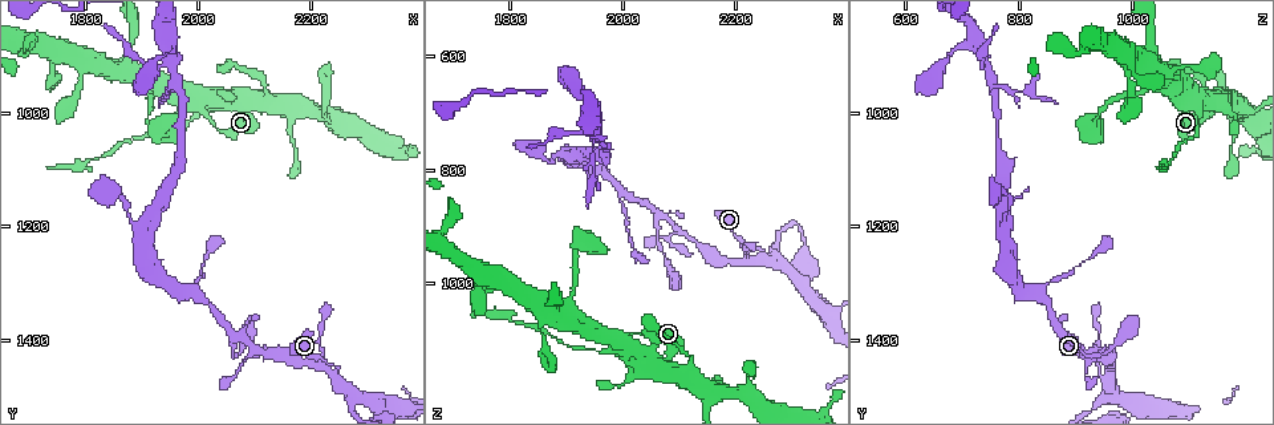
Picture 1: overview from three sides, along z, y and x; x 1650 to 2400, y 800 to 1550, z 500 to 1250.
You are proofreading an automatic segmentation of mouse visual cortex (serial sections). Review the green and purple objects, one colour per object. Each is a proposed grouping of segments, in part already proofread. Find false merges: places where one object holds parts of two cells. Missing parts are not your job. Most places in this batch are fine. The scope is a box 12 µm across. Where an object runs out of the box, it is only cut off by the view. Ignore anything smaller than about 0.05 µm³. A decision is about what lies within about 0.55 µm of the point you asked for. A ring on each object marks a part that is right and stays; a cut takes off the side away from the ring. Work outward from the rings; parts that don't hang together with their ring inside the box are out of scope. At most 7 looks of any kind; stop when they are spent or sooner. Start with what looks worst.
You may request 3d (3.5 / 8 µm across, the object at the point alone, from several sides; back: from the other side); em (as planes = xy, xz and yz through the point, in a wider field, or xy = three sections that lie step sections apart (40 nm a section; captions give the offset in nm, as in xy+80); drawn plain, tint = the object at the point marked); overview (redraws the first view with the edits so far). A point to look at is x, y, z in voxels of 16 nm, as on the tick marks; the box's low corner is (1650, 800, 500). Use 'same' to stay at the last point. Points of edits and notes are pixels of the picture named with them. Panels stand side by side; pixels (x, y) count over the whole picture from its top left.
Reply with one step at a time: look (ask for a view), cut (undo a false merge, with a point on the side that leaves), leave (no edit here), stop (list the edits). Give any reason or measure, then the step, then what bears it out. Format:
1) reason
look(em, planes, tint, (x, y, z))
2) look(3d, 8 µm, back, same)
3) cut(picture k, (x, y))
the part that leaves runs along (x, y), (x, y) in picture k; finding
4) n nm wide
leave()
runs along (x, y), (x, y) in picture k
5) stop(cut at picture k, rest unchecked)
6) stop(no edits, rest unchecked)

four-way junction
look(3d, 3.5 µm, (2250, 1470, 950))

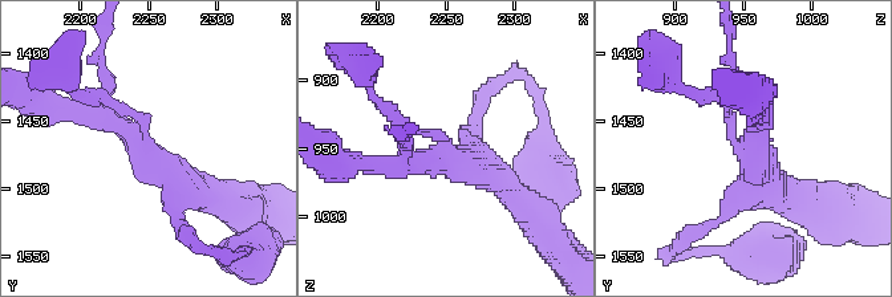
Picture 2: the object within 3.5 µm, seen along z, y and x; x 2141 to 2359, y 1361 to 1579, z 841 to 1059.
4 arms; arms of 100, 250, 250, 350 nm
look(em, xy, step 3, tint, (2246, 1468, 954))

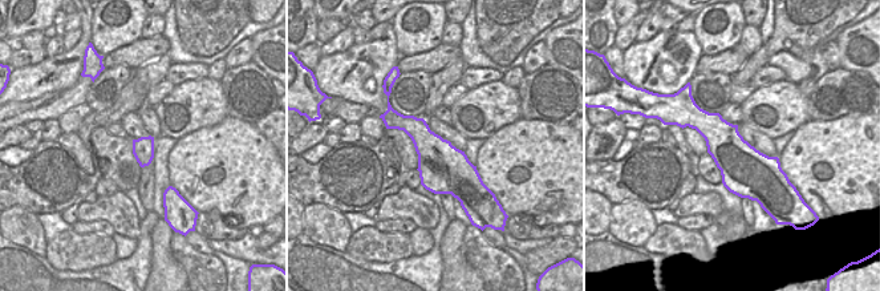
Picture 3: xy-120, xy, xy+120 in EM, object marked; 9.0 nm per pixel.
leave()
runs along (398, 119), (444, 139), (444, 153), (371, 163) in picture 2; all the same cell

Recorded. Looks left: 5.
a narrow waist
look(3d, 3.5 µm, (1935, 1025, 1115))

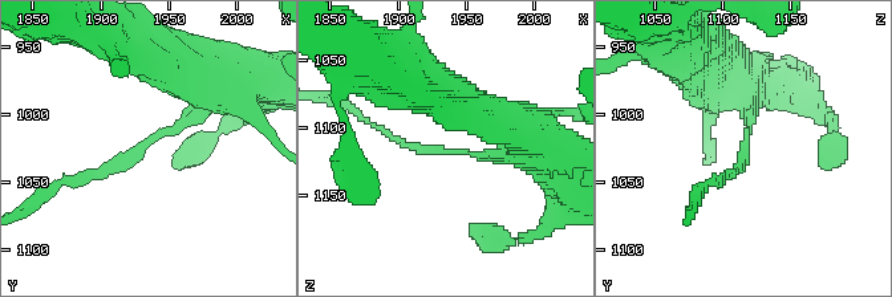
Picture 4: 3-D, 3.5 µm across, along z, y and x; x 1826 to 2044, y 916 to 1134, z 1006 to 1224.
need the tissue
look(em, xy, step 3, tint, (1934, 1018, 1120))

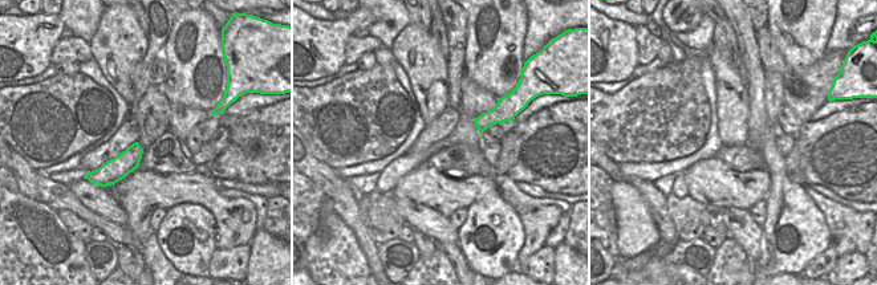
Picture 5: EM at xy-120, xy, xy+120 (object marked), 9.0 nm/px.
arms of 100, 200 nm
cut(picture 4, (113, 165))
the part that leaves runs along (150, 142), (44, 195) in picture 4; two cells meet here

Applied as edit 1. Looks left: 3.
look(overview)

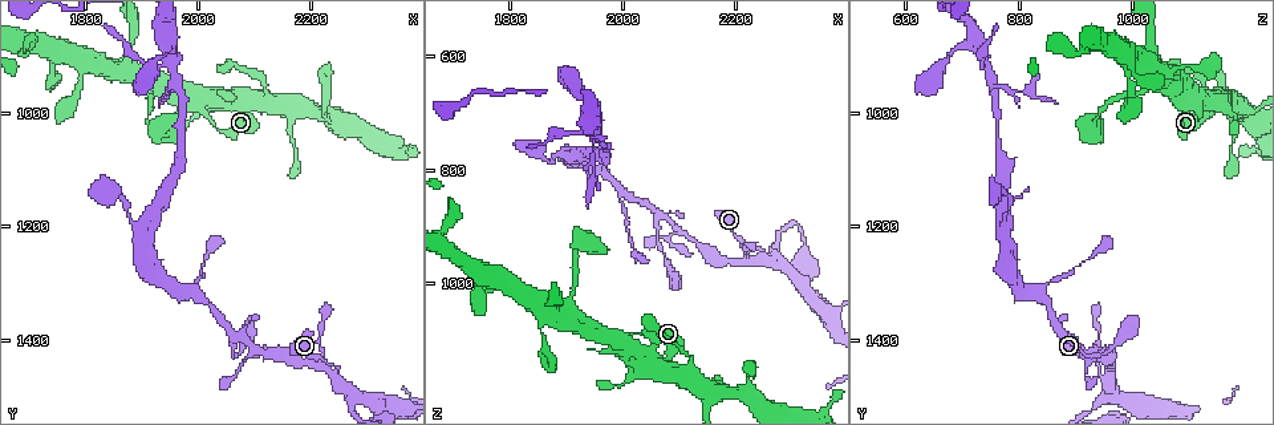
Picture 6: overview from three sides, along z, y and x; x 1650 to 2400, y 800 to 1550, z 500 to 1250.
abrupt turn
look(3d, 3.5 µm, (2070, 1390, 880))

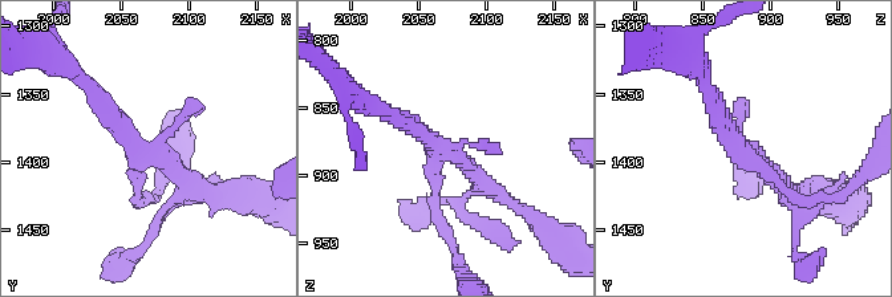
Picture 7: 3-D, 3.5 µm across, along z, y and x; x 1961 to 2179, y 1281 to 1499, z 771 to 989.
look(em, xy, step 3, tint, (2072, 1394, 884))

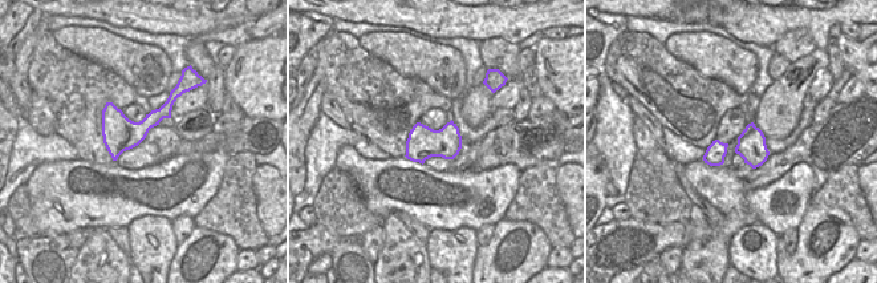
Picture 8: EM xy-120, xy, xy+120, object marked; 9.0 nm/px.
leave()
runs along (211, 192), (146, 155), (93, 94) in picture 7; all the same cell

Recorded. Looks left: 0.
stop(cut at picture 4, rest unchecked)

